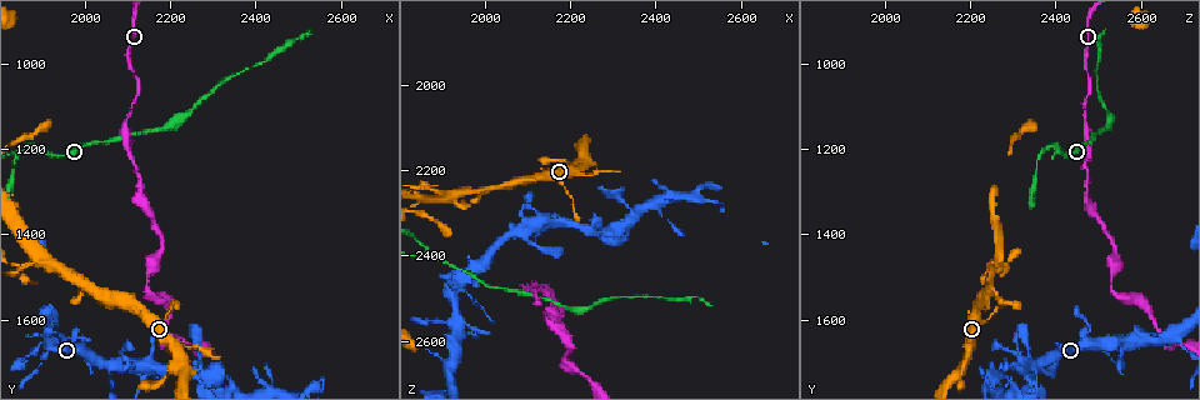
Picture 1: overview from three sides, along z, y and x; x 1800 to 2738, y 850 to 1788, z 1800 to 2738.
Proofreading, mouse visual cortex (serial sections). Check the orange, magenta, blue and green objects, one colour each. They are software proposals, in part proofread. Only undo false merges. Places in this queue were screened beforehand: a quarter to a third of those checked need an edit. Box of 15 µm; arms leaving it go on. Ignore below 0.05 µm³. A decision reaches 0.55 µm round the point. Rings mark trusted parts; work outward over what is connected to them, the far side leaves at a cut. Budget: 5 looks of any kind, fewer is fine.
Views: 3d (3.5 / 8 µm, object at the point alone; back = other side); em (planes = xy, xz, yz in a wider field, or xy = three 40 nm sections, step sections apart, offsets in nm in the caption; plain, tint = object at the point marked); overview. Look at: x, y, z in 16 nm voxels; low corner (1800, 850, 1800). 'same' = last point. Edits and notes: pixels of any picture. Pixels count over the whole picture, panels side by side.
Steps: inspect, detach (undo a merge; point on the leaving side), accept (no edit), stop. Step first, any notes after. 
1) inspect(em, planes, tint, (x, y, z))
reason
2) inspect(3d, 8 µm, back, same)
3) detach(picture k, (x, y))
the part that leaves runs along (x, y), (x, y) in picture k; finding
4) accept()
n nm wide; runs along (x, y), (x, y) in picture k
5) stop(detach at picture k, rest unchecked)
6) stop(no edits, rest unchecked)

inspect(3d, 8 µm, (2085, 1705, 2350))
narrows sharply

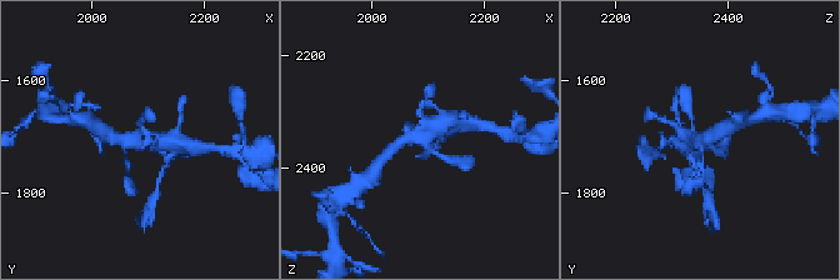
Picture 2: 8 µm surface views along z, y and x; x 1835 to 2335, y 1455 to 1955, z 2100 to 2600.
inspect(3d, 3.5 µm, (2090, 1715, 2345))
closer look

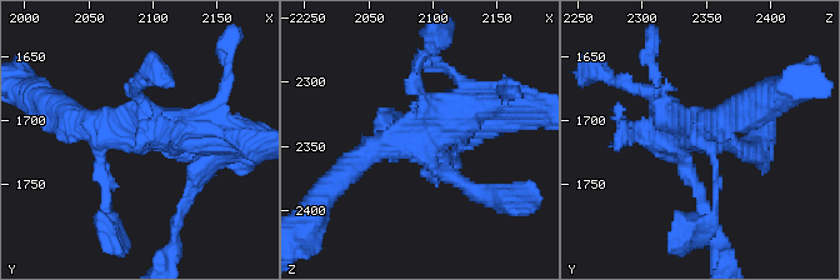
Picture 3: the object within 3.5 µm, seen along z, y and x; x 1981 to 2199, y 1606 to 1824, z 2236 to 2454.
inspect(em, xy, step 1, tint, same)

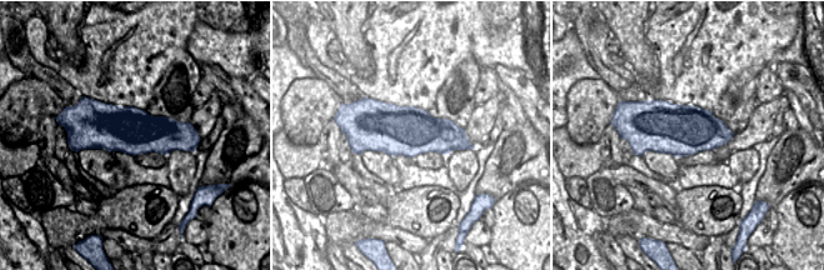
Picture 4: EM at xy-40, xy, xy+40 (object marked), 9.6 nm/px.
accept()
480 nm wide; runs along (346, 170), (491, 103) in picture 3; all the same cell

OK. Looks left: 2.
inspect(3d, 3.5 µm, (1900, 1460, 2265))
small branch off a trunk

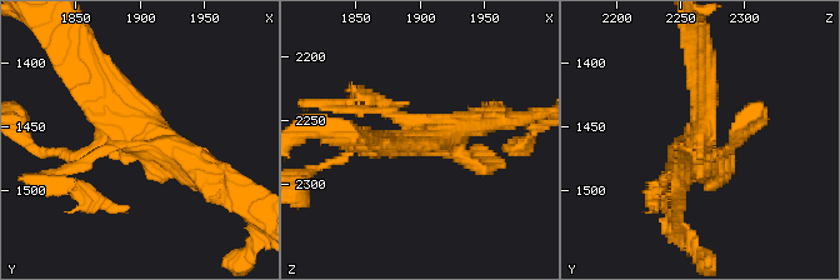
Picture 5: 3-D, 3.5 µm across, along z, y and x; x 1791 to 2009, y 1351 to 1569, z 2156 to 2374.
inspect(em, xy, step 2, tint, (1904, 1462, 2264))

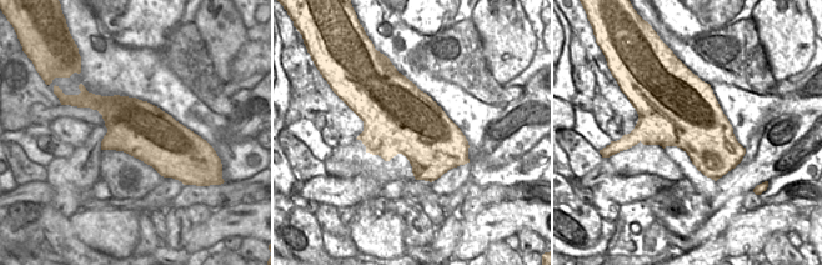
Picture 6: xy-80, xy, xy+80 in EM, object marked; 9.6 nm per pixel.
accept()
runs along (213, 183), (155, 148), (86, 75) in picture 5; one cell here

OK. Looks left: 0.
stop(no edits, rest unchecked)

